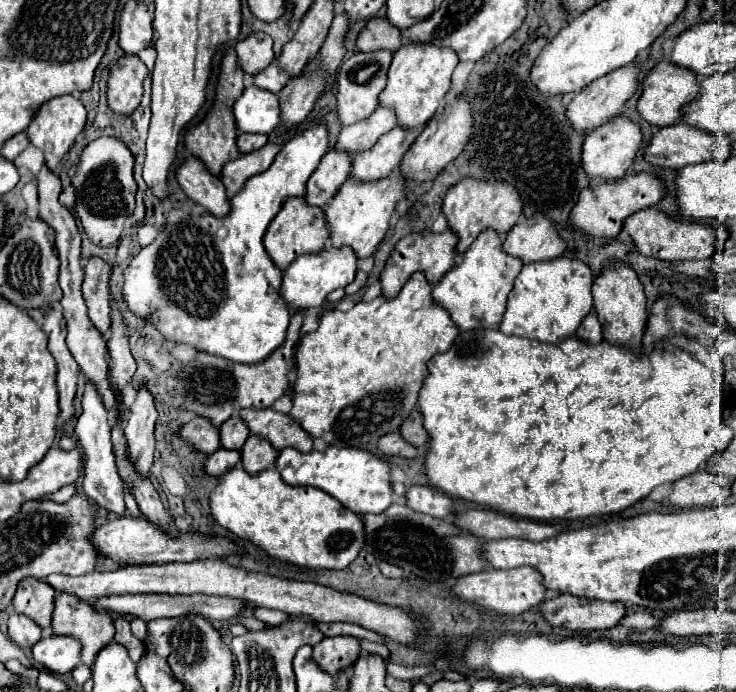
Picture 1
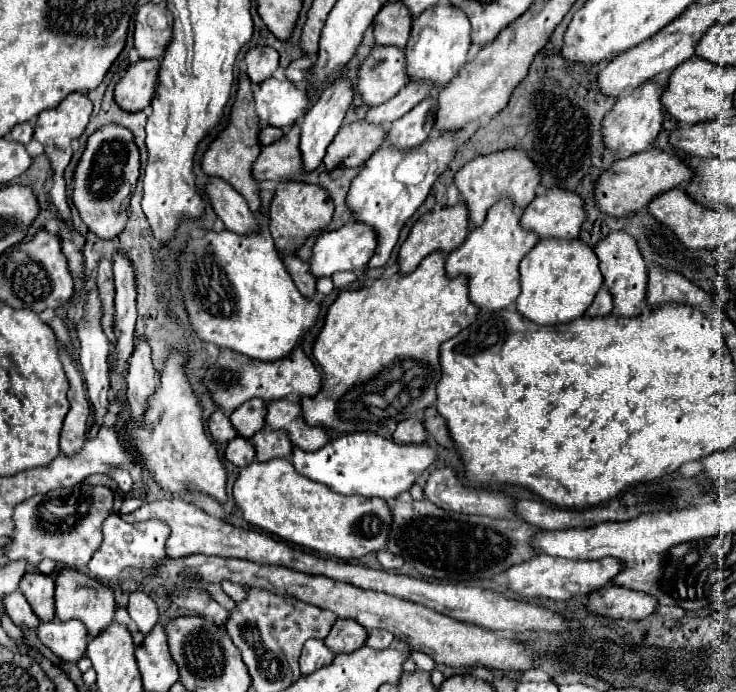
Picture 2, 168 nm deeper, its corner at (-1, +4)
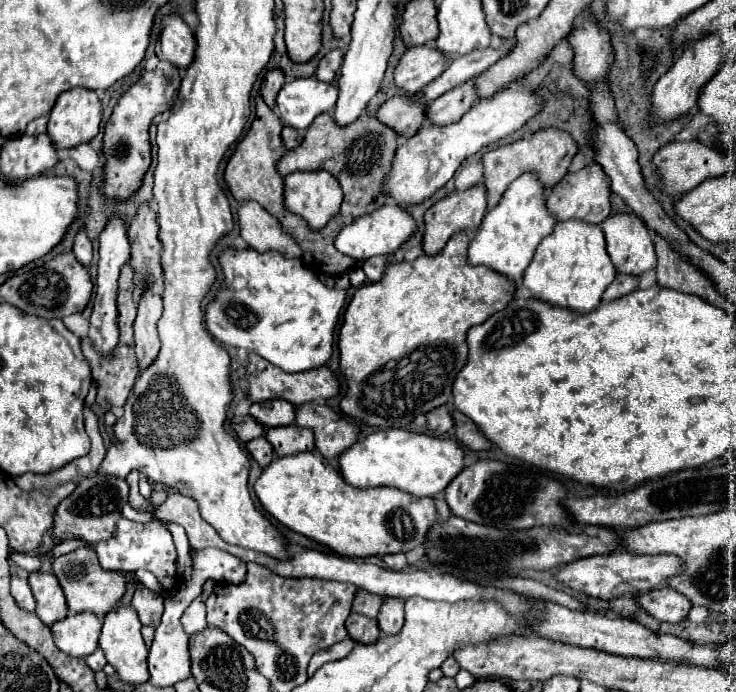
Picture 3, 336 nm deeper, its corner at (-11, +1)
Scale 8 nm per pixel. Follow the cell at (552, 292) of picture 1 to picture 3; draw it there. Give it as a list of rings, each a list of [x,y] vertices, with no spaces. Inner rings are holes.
[[[566,219],[554,225],[554,231],[536,247],[534,259],[524,271],[522,285],[530,289],[532,297],[550,305],[568,307],[578,313],[588,313],[598,307],[602,293],[612,283],[616,269],[606,253],[606,241],[600,225],[580,219]]]

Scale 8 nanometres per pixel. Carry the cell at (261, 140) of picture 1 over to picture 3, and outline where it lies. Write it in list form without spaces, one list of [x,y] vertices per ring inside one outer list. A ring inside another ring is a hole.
[[[284,127],[282,129],[282,141],[284,141],[286,149],[294,149],[302,141],[302,135],[292,127]]]

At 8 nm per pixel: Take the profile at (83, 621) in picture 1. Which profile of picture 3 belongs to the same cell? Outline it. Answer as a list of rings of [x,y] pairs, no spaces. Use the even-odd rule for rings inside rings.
[[[92,547],[86,549],[76,549],[64,557],[56,557],[52,563],[52,573],[56,575],[64,597],[66,597],[66,605],[70,613],[78,613],[78,611],[92,611],[98,617],[106,615],[124,595],[126,591],[126,577],[118,571],[106,571],[100,567],[98,555]]]

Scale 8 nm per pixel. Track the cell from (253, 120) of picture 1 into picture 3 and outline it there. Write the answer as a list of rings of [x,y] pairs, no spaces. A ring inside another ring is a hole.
[[[314,77],[294,79],[284,83],[276,99],[276,113],[284,125],[290,125],[304,133],[316,115],[334,109],[338,99],[338,87],[318,81]]]

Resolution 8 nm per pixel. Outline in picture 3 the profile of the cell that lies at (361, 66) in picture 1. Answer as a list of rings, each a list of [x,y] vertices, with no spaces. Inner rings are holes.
[[[420,45],[420,47],[410,47],[396,71],[394,71],[394,81],[396,87],[402,89],[404,93],[416,93],[424,89],[428,83],[432,83],[436,77],[448,69],[450,61],[446,55],[440,55],[436,47],[430,45]]]

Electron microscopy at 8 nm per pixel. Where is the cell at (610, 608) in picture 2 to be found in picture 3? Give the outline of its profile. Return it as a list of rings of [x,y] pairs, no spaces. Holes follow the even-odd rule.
[[[672,587],[652,589],[638,597],[638,603],[656,619],[668,621],[668,623],[680,623],[688,617],[692,603],[686,595],[674,591]]]

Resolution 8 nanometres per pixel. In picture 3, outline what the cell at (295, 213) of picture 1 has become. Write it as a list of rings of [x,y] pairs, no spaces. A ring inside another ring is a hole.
[[[296,171],[286,175],[284,199],[286,199],[286,207],[292,213],[304,217],[312,229],[322,229],[340,211],[342,189],[328,171]]]

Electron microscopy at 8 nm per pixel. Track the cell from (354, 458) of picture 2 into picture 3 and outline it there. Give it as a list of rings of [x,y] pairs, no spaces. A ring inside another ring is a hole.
[[[404,429],[376,431],[348,449],[340,461],[340,471],[352,487],[396,487],[416,497],[434,497],[464,469],[464,451],[458,441],[412,433]]]

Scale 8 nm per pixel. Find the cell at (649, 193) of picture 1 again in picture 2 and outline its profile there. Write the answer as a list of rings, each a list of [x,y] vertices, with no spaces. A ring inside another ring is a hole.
[[[644,150],[644,152],[628,156],[624,160],[616,160],[598,178],[598,182],[594,186],[596,206],[600,212],[604,212],[608,216],[622,218],[622,216],[628,216],[628,214],[634,214],[642,208],[646,208],[646,204],[654,196],[674,190],[674,188],[682,186],[684,182],[688,182],[690,178],[692,178],[692,170],[688,166],[684,166],[676,156],[662,152],[662,150]]]

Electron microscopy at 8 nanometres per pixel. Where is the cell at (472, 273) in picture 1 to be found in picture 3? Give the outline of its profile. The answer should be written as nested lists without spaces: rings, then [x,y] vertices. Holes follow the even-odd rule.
[[[526,171],[514,183],[510,183],[500,203],[486,213],[482,225],[470,241],[468,261],[472,265],[486,265],[490,269],[496,269],[498,273],[512,277],[512,281],[520,283],[524,269],[534,257],[538,243],[552,233],[554,223],[556,219],[552,217],[552,213],[546,211],[544,187],[540,179],[532,171]]]

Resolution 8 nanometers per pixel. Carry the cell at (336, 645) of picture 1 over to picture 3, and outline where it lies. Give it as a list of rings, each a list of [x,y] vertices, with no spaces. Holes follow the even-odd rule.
[[[350,613],[350,617],[346,619],[346,629],[356,643],[374,643],[380,637],[376,619],[360,613]]]

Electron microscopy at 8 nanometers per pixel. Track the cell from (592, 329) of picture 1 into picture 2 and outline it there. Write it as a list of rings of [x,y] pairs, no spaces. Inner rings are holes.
[[[600,288],[598,296],[594,298],[594,304],[586,310],[586,316],[592,318],[592,316],[608,316],[612,312],[612,296],[606,288]]]

